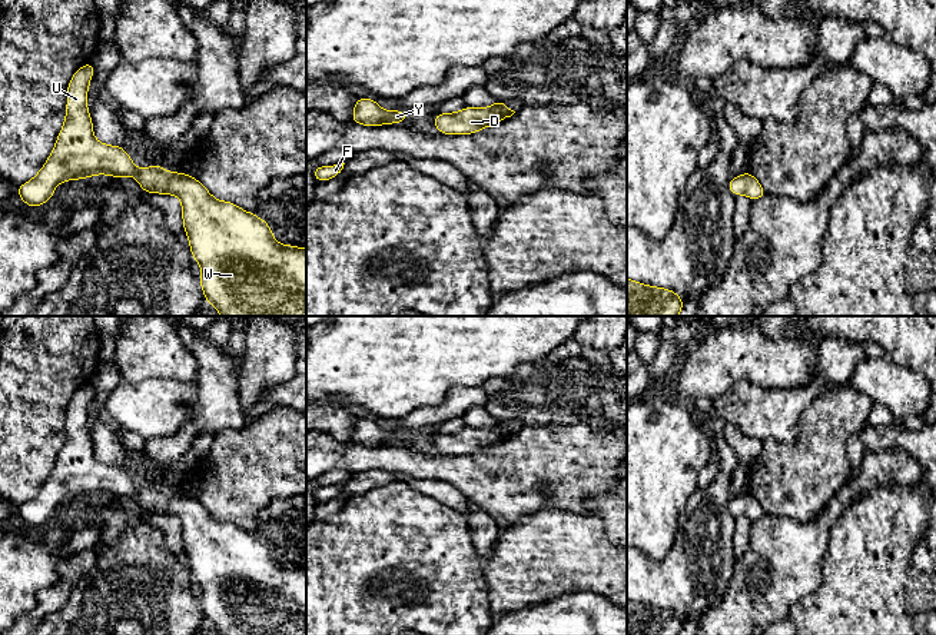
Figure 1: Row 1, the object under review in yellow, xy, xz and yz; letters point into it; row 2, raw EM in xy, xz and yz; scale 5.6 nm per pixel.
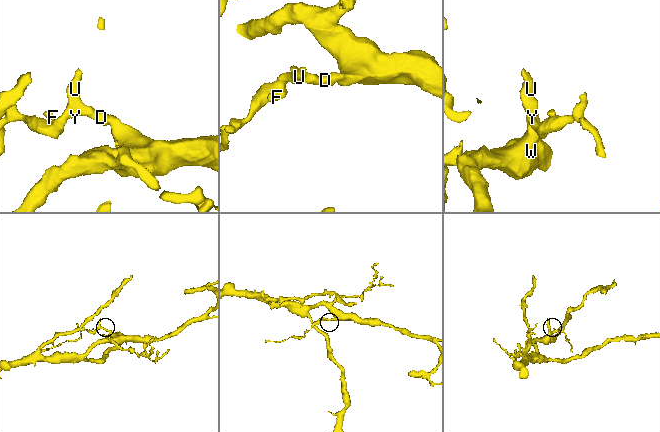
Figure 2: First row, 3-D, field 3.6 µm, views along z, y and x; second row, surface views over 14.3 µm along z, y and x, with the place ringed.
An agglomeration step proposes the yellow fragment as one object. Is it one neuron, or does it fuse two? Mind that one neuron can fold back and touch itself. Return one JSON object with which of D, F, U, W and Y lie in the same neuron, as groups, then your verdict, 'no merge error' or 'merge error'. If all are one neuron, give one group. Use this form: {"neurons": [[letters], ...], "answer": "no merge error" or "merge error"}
{"neurons": [["D", "F", "U", "W", "Y"]], "answer": "no merge error"}

